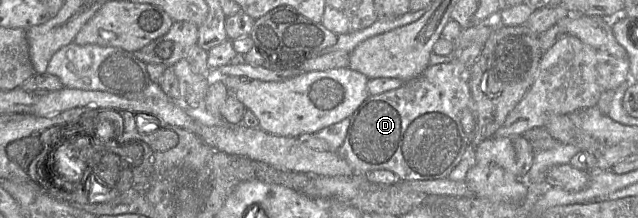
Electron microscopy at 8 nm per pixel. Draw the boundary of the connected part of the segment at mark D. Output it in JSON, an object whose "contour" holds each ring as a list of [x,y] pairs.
{"contour":[[[458,58],[449,63],[440,63],[428,66],[424,72],[394,90],[386,91],[378,95],[369,95],[363,103],[349,117],[350,123],[343,144],[337,151],[338,156],[351,167],[354,176],[364,176],[373,170],[389,170],[395,173],[400,181],[422,181],[448,178],[453,169],[460,163],[466,149],[472,144],[476,133],[477,111],[469,88],[470,69]]]}

